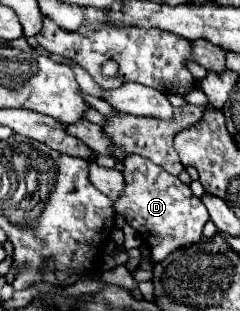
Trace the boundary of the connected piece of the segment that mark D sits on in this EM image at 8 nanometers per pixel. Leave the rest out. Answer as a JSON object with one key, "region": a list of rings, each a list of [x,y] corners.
{"region":[[[128,156],[124,160],[124,180],[126,190],[114,206],[116,212],[122,214],[132,228],[136,228],[142,242],[150,246],[150,264],[158,264],[172,250],[190,246],[202,238],[202,228],[210,220],[208,210],[204,210],[200,198],[196,198],[190,186],[182,184],[178,176],[168,174],[164,168],[148,162],[148,158]]]}

